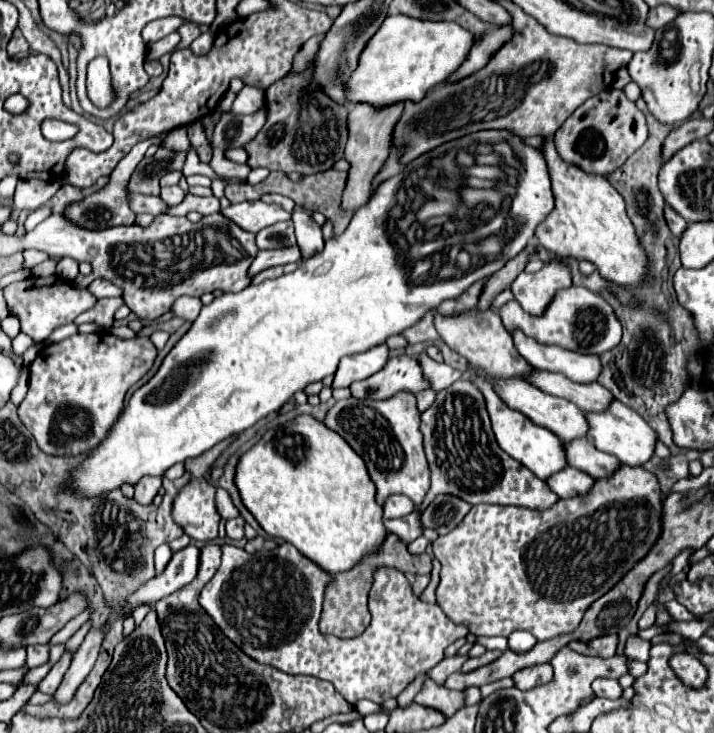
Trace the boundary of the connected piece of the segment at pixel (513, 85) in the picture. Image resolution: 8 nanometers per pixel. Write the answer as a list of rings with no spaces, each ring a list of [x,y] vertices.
[[[498,1],[498,3],[506,7],[508,13],[512,15],[512,25],[516,29],[516,35],[478,73],[452,85],[444,85],[444,83],[436,85],[432,91],[428,91],[428,95],[420,103],[410,103],[410,101],[406,103],[404,115],[394,129],[394,147],[404,149],[402,163],[410,163],[442,143],[460,139],[468,133],[476,133],[482,129],[506,129],[510,133],[516,133],[518,137],[554,135],[556,129],[560,129],[560,125],[568,119],[568,115],[574,113],[576,107],[580,107],[592,95],[610,87],[616,71],[628,67],[628,61],[634,55],[632,51],[622,51],[608,45],[580,45],[568,37],[552,35],[534,17],[528,17],[528,13],[524,13],[512,1]]]

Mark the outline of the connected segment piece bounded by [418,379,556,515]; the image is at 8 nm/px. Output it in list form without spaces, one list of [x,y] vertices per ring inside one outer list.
[[[460,379],[452,387],[436,391],[434,403],[420,415],[420,431],[424,435],[424,451],[432,473],[428,495],[418,507],[420,515],[438,495],[454,495],[472,505],[498,503],[530,509],[546,509],[554,505],[556,495],[550,487],[498,447],[484,397],[468,379]]]

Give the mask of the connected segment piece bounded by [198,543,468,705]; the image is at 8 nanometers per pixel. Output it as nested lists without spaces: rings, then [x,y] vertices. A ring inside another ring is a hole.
[[[282,543],[274,555],[278,565],[250,565],[254,555],[240,547],[222,545],[222,567],[204,585],[198,603],[216,621],[220,631],[256,663],[272,665],[290,675],[312,675],[326,679],[354,705],[360,699],[382,703],[398,697],[416,675],[432,669],[444,659],[444,649],[468,635],[468,627],[456,625],[434,603],[422,603],[404,577],[394,567],[374,571],[368,597],[372,621],[368,629],[350,641],[318,631],[322,599],[334,575],[324,573],[308,561],[294,545]],[[314,581],[314,585],[312,585]]]

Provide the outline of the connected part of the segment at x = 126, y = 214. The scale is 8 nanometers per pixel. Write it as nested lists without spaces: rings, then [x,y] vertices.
[[[160,133],[156,137],[150,137],[146,141],[140,141],[138,145],[134,145],[134,149],[118,163],[118,167],[114,169],[114,173],[110,175],[110,183],[98,191],[98,193],[92,193],[88,195],[86,199],[82,199],[80,203],[72,205],[66,209],[66,217],[74,223],[78,223],[80,227],[86,227],[86,229],[108,229],[108,227],[116,227],[116,225],[132,225],[136,215],[130,211],[128,207],[128,199],[126,199],[126,183],[128,183],[128,177],[134,173],[136,165],[144,159],[144,153],[148,151],[150,145],[160,145],[164,141],[168,133]]]

